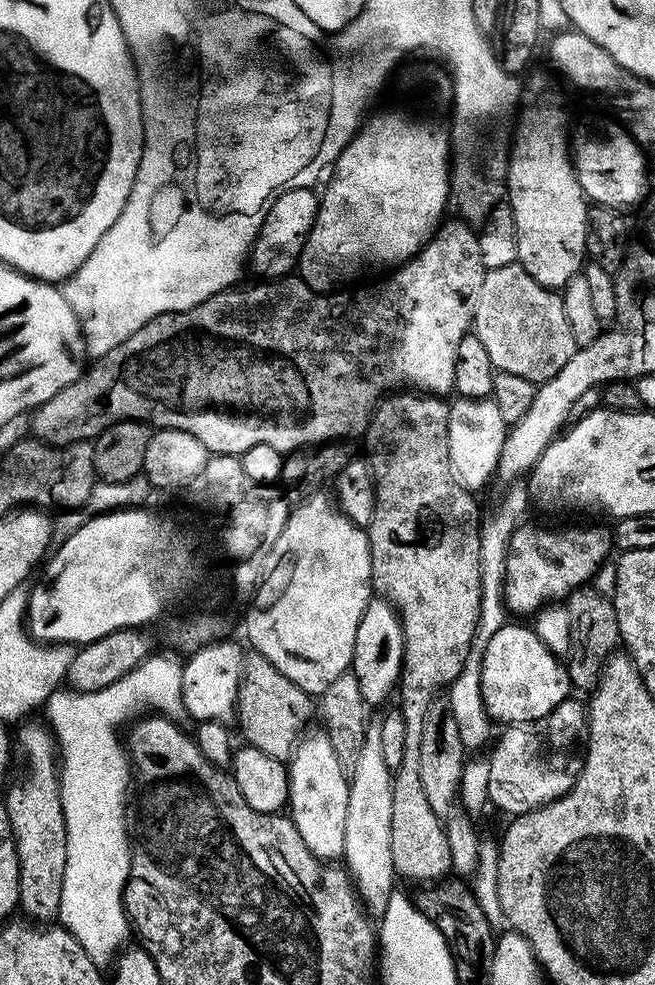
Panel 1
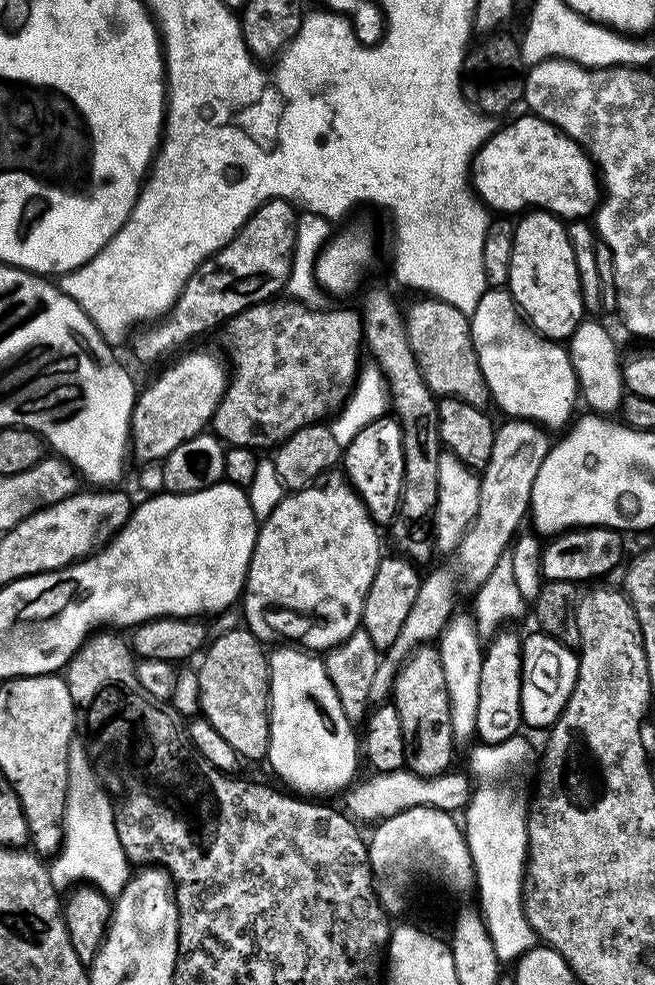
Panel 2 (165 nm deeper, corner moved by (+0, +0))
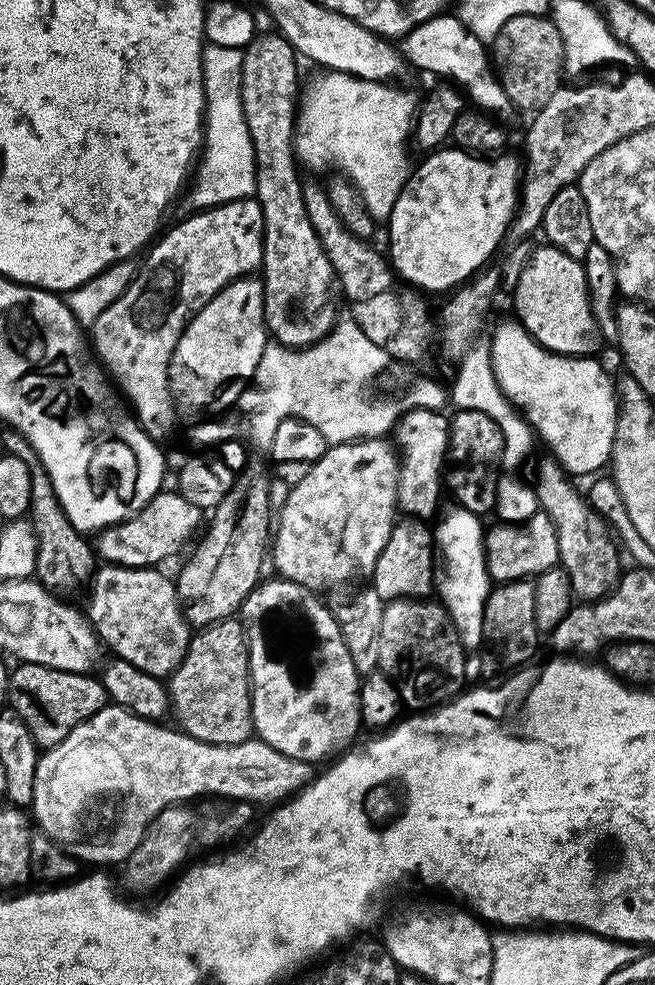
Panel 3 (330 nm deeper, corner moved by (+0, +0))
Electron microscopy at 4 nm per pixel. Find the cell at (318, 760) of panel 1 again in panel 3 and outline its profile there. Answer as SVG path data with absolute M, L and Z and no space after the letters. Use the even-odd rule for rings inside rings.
M283 578L275 579L261 579L256 588L244 599L244 604L241 605L238 613L238 619L244 626L244 637L248 643L248 682L252 685L252 727L259 739L265 740L267 744L274 746L274 750L278 750L290 758L309 762L324 759L324 761L327 761L333 754L347 749L352 742L350 740L355 738L356 731L361 731L360 703L356 697L360 693L361 677L358 675L350 654L346 650L346 644L342 642L342 634L338 630L336 619L332 617L331 607L327 603L325 605L319 604L312 597L315 595L300 584L295 584Z

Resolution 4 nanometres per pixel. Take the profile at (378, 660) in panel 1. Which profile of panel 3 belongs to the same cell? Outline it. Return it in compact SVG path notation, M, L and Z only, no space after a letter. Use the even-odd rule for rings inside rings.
M400 518L393 523L386 544L370 569L370 586L387 602L401 598L424 598L433 591L433 529L420 518Z

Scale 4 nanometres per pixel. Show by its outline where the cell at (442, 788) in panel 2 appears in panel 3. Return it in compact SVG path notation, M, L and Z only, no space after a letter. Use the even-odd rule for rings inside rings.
M106 706L100 712L95 712L86 720L81 720L78 726L74 726L74 730L70 730L70 734L66 734L66 738L62 738L62 742L58 742L53 748L45 748L41 751L40 760L36 763L34 770L34 782L36 783L36 796L30 805L30 816L34 821L35 827L43 832L54 843L65 849L69 856L73 856L76 860L88 866L108 866L104 864L120 864L123 865L127 857L131 856L132 850L140 845L140 841L144 838L144 831L148 828L148 823L152 821L163 808L171 808L179 805L181 802L192 802L195 796L229 796L232 802L244 802L240 800L272 800L271 802L283 802L296 795L305 785L312 783L314 779L313 765L307 760L295 760L286 754L282 754L278 750L274 750L274 746L270 746L265 740L259 738L249 738L238 742L237 744L207 744L198 738L186 735L185 732L177 730L175 727L163 728L163 723L155 720L144 720L142 717L136 716L125 708L117 706ZM103 796L109 796L110 799L116 800L116 804L120 807L120 816L116 816L112 820L112 825L101 834L97 840L84 840L84 811L91 806L95 800L100 800Z

